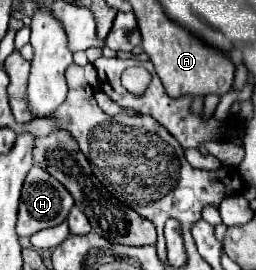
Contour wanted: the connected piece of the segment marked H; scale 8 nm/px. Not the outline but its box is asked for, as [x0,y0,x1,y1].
[16,165,74,237]

